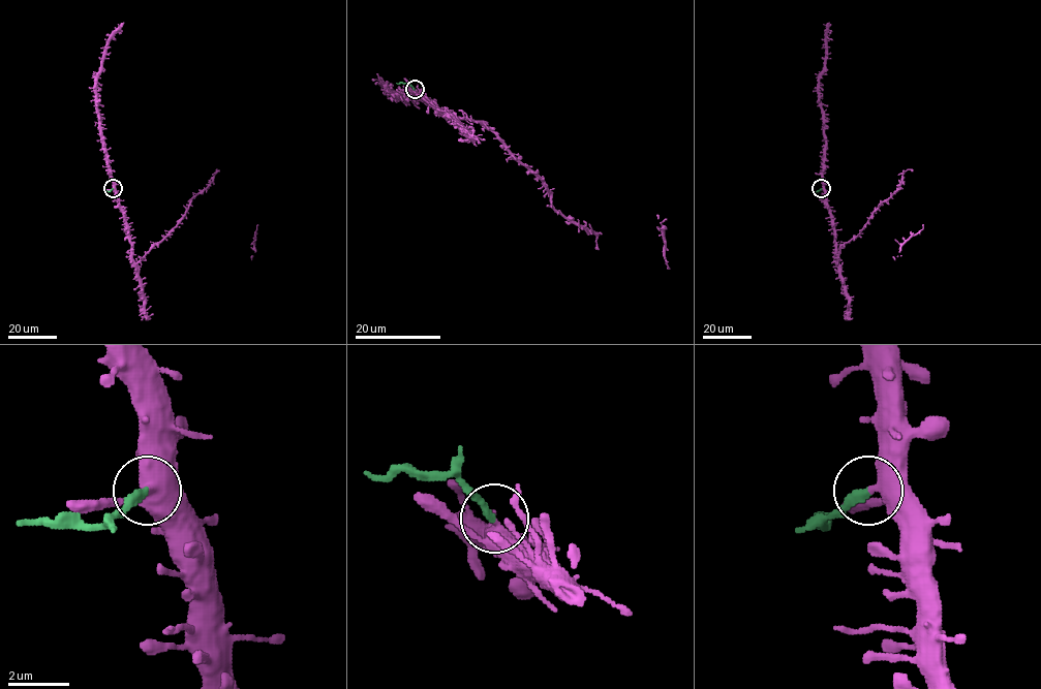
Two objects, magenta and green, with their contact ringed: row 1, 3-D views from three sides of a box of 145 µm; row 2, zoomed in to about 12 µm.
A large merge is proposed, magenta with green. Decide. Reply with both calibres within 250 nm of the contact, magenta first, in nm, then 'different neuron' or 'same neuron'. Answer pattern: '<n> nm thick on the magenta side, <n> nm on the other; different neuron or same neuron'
360 nm thick on the magenta side, 280 nm on the other; different neuron

